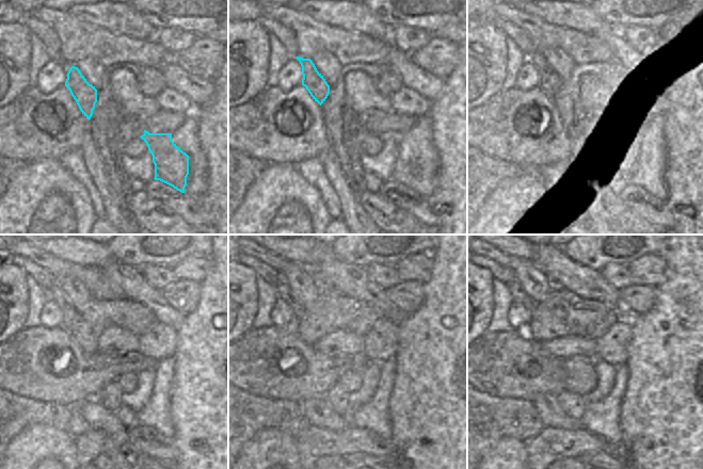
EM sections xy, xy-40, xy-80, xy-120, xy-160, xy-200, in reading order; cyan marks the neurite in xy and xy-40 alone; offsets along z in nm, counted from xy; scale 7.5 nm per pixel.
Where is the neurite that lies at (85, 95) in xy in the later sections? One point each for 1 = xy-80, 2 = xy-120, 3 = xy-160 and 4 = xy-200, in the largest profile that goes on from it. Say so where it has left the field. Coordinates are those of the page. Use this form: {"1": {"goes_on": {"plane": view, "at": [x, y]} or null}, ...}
{"1": {"goes_on": {"plane": "xy-80", "at": [549, 81]}}, "2": {"goes_on": {"plane": "xy-120", "at": [70, 316]}}, "3": {"goes_on": {"plane": "xy-160", "at": [283, 292]}}, "4": {"goes_on": {"plane": "xy-200", "at": [514, 288]}}}

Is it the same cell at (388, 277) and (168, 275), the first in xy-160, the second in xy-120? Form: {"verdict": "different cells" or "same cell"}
{"verdict": "same cell"}

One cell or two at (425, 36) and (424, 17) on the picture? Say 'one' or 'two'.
two

